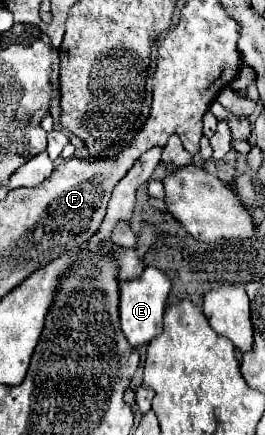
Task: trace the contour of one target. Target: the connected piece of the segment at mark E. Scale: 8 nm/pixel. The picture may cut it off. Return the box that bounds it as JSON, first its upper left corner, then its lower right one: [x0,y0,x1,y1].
[119,266,171,348]

